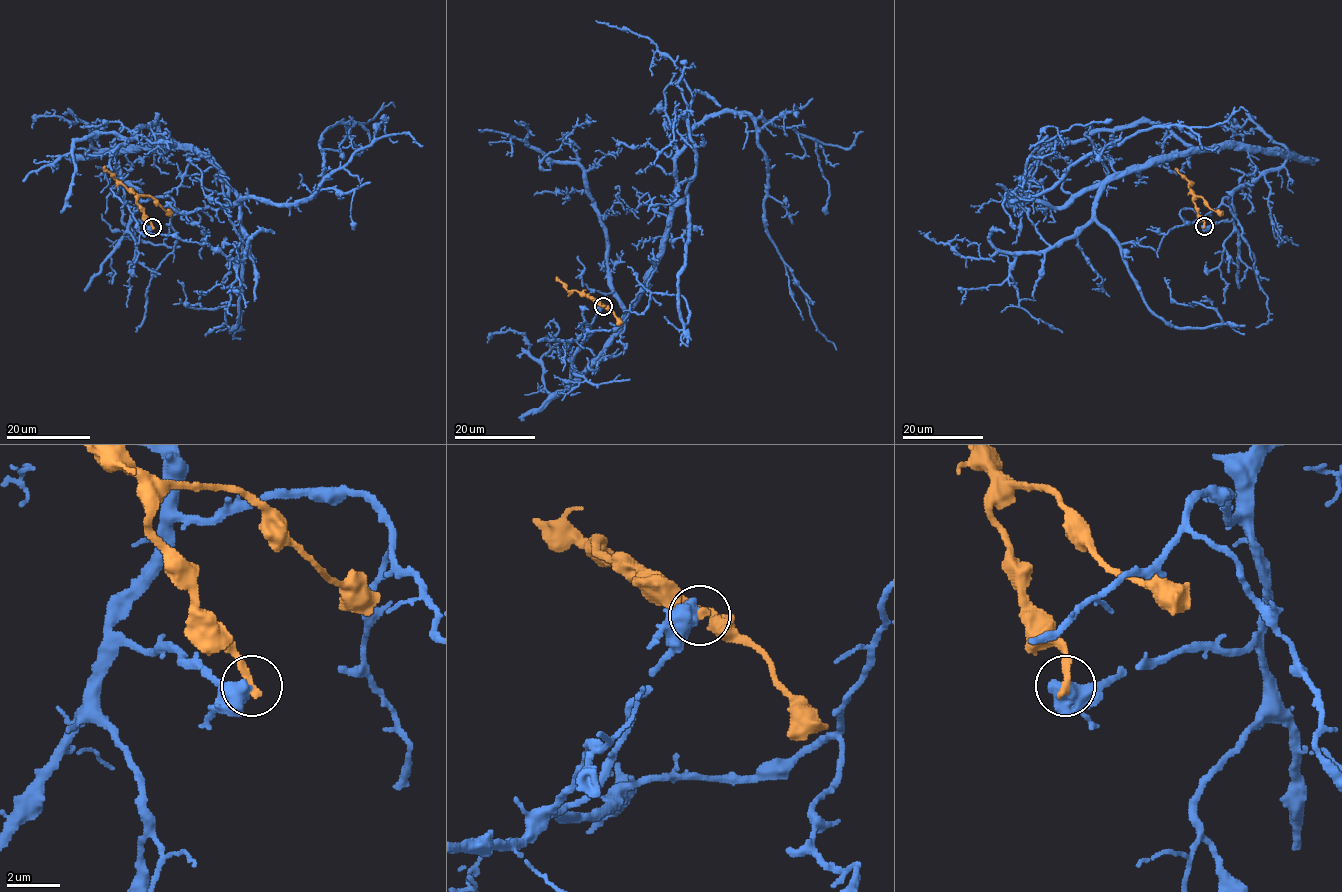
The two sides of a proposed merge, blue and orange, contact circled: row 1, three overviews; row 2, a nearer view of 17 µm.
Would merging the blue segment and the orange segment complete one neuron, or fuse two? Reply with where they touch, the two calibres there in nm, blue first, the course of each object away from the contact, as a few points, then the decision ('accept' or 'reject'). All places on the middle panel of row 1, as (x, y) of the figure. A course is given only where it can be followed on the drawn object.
place (603, 306); calibres 750 and 340 nm; course blue (602, 306), (568, 387), (660, 253), (675, 155), (711, 116), (745, 112), (764, 154), (769, 238), (836, 350); course orange (603, 306), (587, 294), (568, 290), (556, 276); reject

